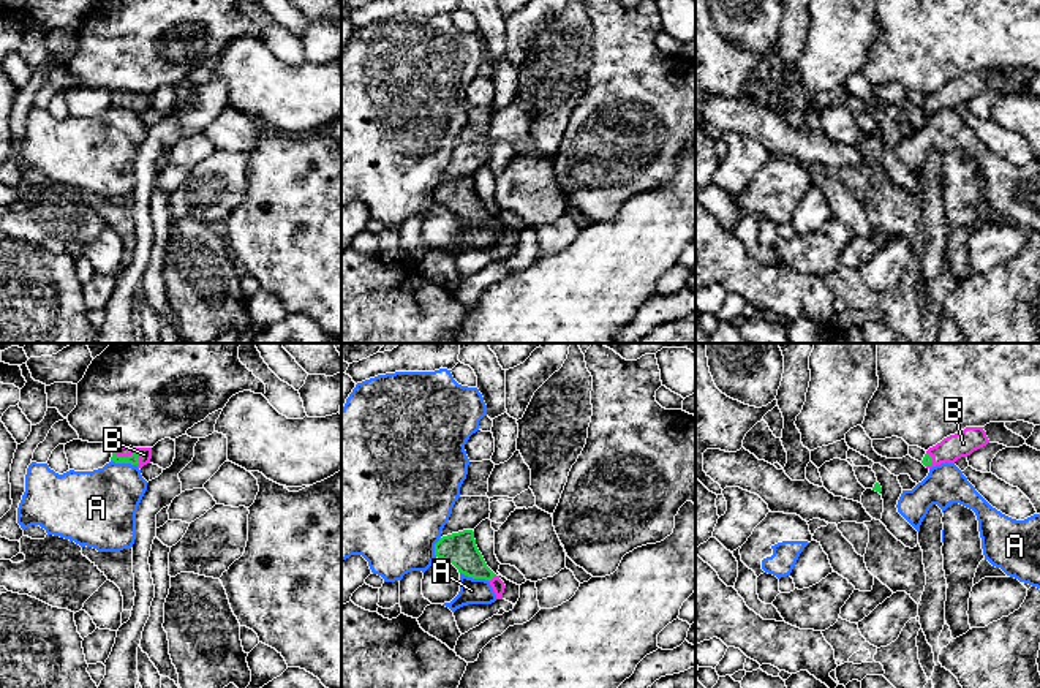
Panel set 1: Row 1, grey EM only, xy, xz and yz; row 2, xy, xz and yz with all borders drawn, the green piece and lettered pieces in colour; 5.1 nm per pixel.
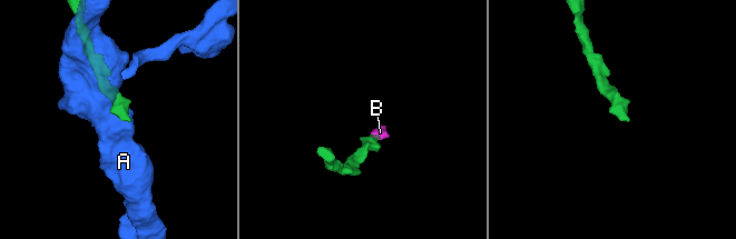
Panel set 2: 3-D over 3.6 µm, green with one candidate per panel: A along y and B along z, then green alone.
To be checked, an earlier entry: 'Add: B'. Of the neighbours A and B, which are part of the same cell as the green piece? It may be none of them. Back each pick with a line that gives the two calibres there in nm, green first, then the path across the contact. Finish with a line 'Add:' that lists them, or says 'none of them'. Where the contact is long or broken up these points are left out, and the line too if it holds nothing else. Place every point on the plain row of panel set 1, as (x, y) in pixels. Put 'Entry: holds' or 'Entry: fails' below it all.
B: calibres 60 and 70 nm; way xy (133, 105), (128, 102), (144, 100)
Add: B
Entry: holds

